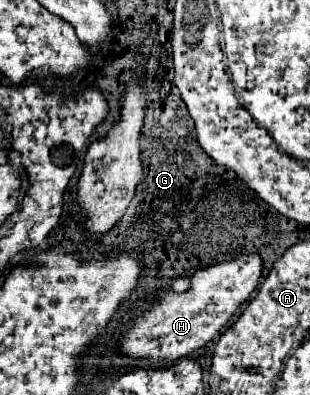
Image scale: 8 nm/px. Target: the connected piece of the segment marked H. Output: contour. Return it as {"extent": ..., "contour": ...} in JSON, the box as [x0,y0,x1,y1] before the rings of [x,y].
{"extent":[123,255,263,361],"contour":[[[243,255],[235,261],[225,261],[195,271],[187,291],[163,293],[151,311],[131,323],[131,329],[123,335],[123,353],[131,357],[149,357],[155,361],[175,361],[203,347],[225,327],[239,305],[249,299],[251,291],[257,287],[261,269],[263,265],[259,255]]]}

